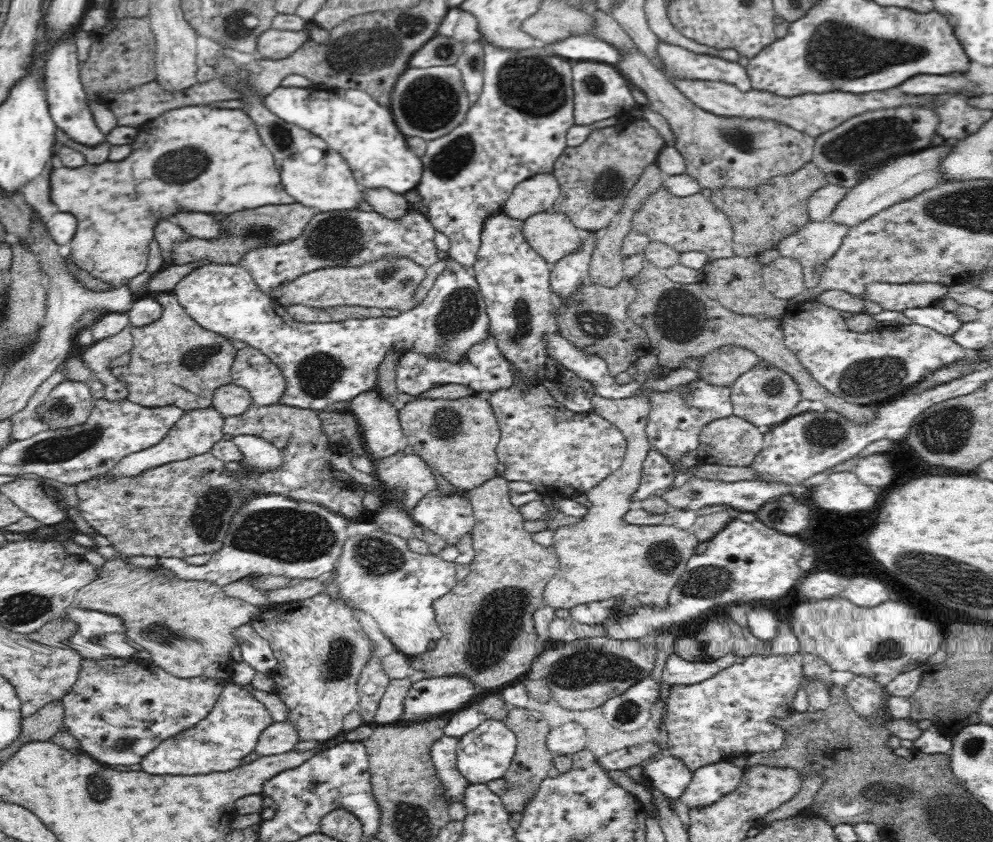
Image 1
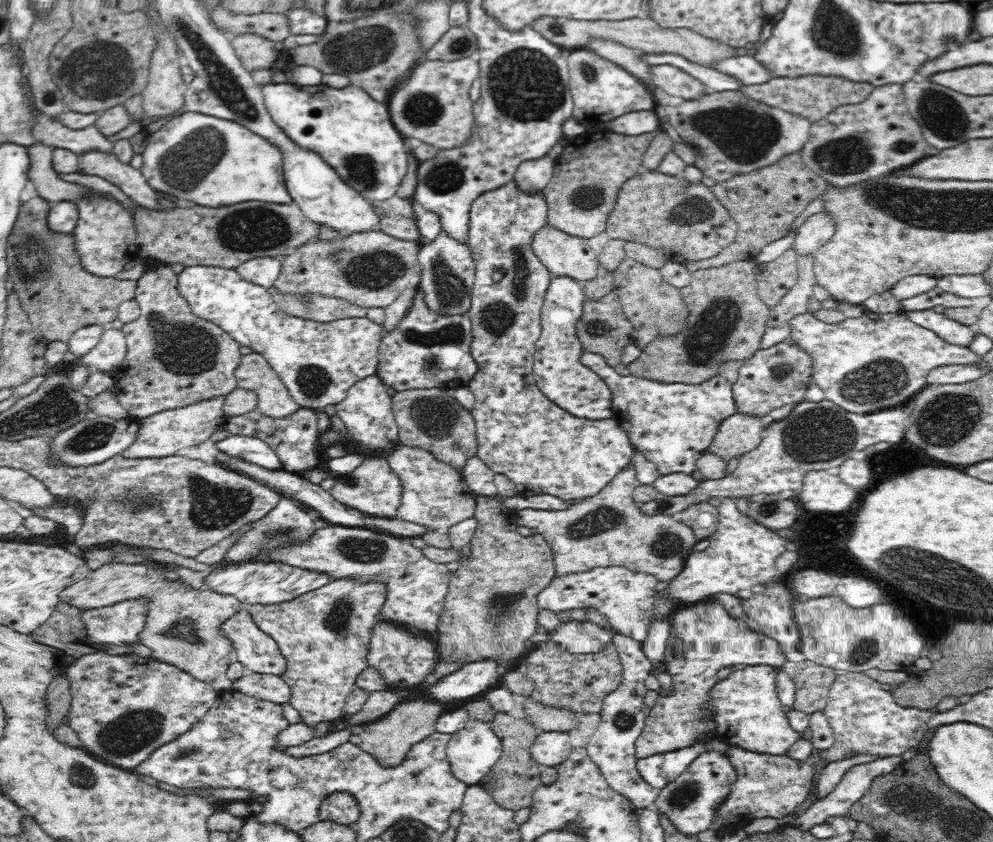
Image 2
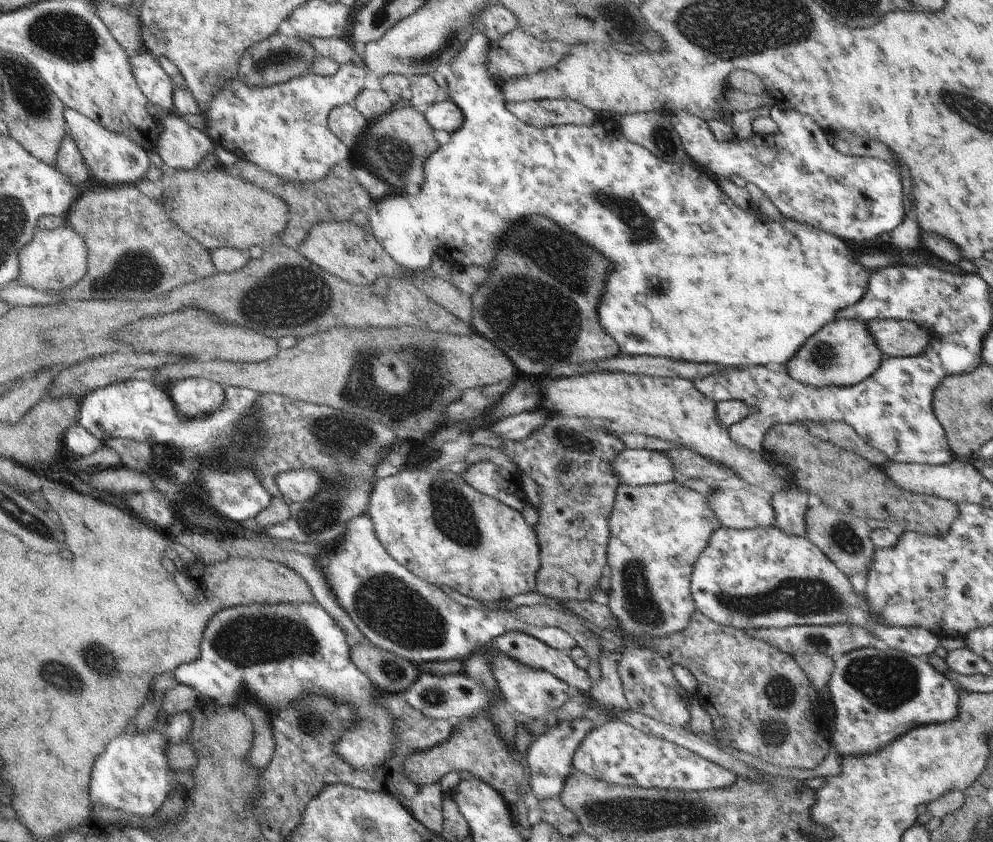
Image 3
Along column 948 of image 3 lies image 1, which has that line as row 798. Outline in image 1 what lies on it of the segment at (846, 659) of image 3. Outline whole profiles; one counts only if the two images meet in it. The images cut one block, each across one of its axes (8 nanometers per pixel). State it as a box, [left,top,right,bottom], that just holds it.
[681,763,744,808]

